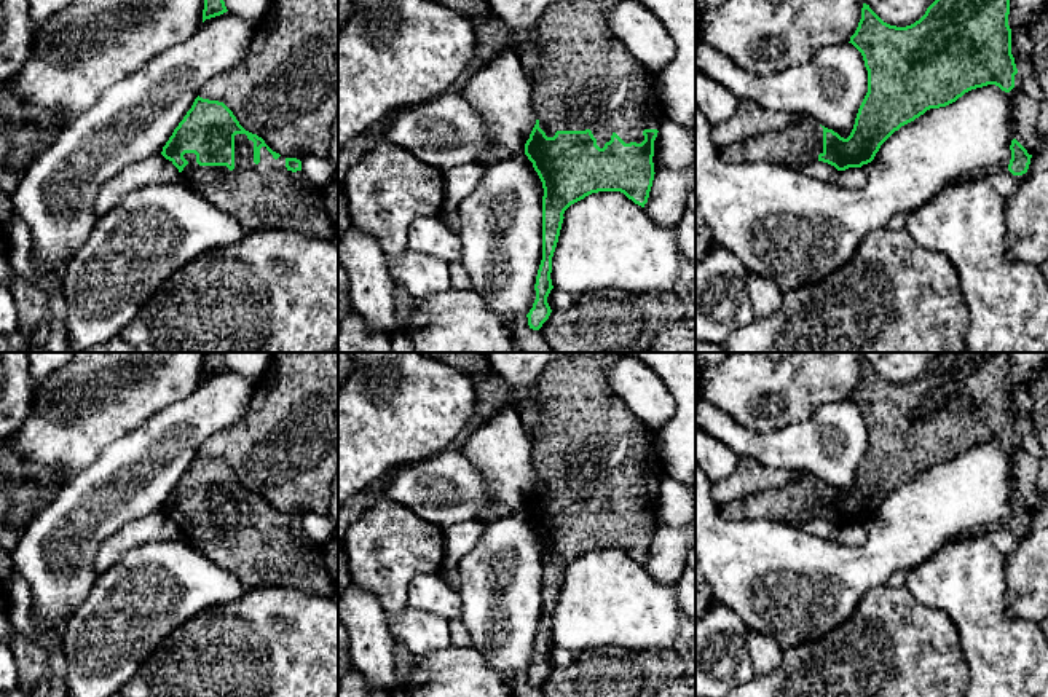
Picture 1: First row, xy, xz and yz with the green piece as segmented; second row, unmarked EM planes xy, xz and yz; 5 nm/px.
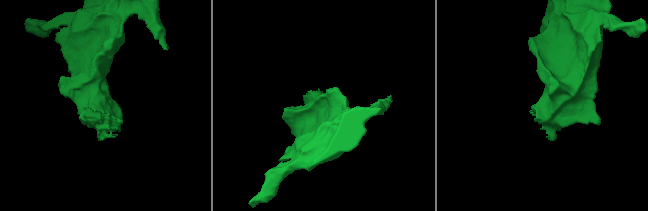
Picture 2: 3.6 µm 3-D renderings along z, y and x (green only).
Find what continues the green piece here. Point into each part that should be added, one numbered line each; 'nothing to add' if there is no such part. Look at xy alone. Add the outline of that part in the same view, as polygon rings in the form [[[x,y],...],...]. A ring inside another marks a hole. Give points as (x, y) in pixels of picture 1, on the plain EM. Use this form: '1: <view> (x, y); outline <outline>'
1: xy (260, 554); outline [[[246,491],[234,493],[234,526],[227,523],[199,523],[195,510],[185,510],[188,522],[180,536],[212,563],[236,576],[246,587],[292,587],[332,598],[337,587],[330,577],[322,547],[311,542],[301,528],[286,525],[286,514],[278,517],[260,506],[260,520],[254,520],[254,499]]]

